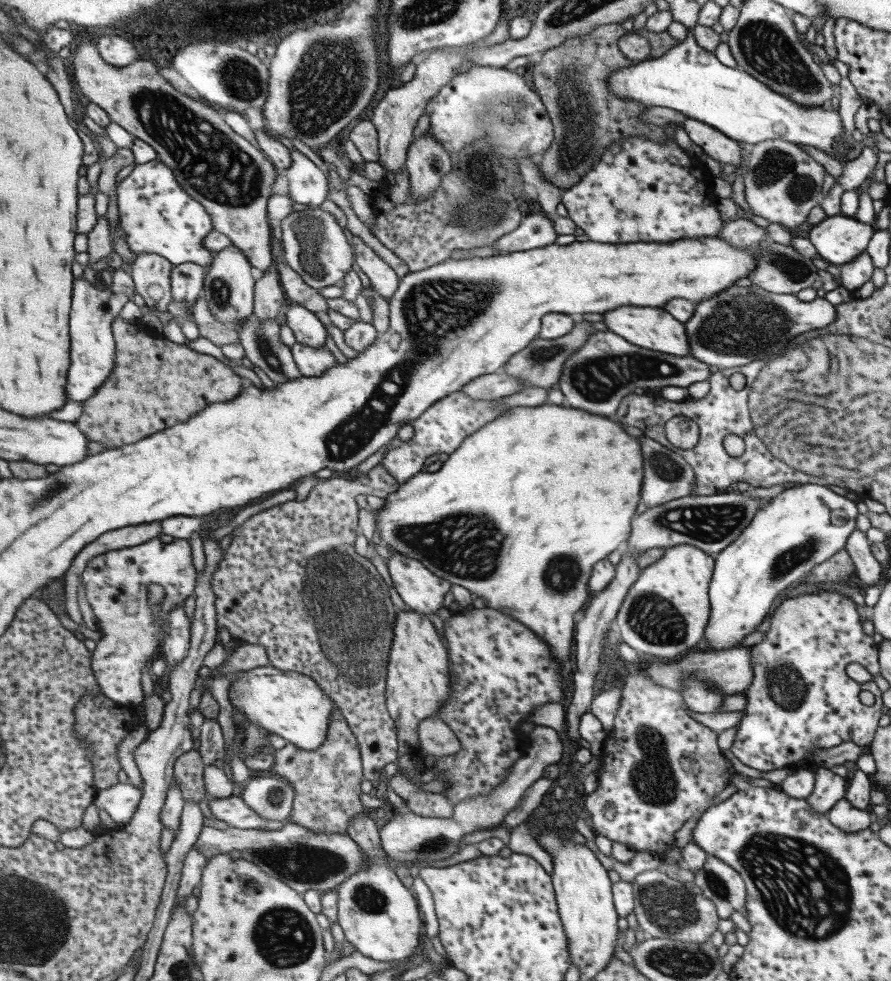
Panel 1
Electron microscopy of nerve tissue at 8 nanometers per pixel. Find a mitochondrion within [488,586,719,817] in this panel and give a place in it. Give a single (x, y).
(653, 779)

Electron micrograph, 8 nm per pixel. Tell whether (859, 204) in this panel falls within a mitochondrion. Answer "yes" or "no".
no

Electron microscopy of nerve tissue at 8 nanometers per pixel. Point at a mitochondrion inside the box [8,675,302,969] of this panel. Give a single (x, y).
(42, 948)

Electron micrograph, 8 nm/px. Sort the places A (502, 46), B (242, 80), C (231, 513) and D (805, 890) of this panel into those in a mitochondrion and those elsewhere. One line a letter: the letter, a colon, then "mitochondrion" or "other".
A: other
B: mitochondrion
C: other
D: mitochondrion

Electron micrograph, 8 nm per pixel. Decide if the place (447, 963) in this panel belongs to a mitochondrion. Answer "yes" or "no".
no

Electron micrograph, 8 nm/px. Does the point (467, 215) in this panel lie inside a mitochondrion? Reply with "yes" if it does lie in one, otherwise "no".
yes

